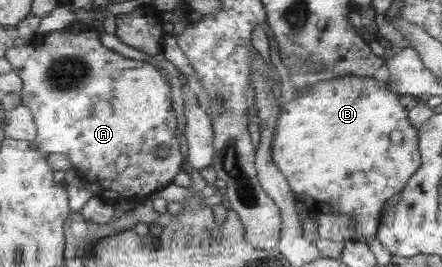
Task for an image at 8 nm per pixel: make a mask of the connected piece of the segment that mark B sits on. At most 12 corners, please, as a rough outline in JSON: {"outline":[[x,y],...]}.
{"outline":[[320,80],[281,107],[274,160],[355,239],[422,165],[388,81]]}

